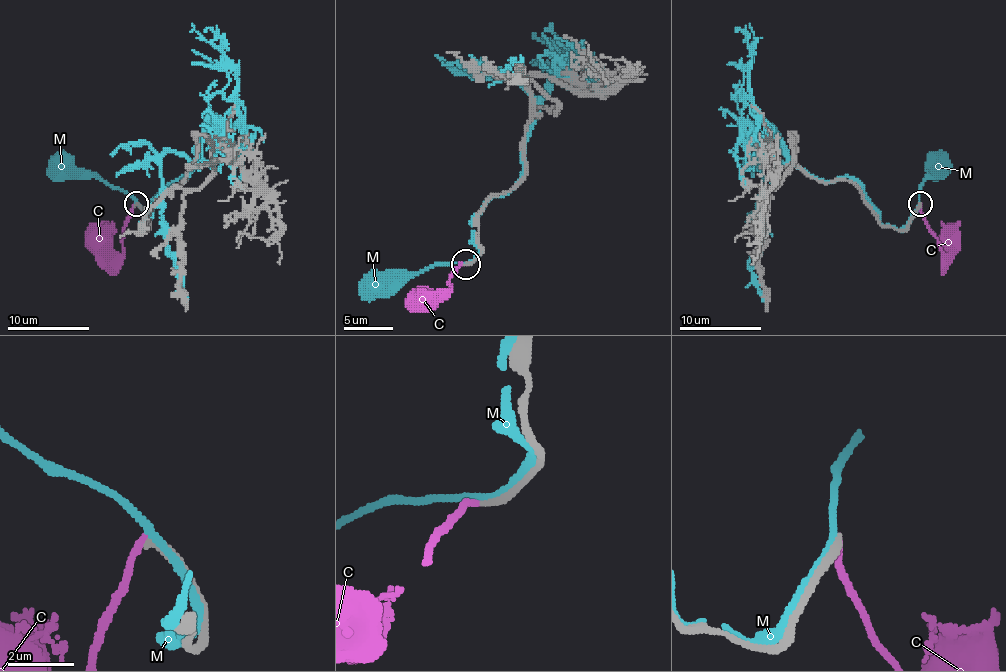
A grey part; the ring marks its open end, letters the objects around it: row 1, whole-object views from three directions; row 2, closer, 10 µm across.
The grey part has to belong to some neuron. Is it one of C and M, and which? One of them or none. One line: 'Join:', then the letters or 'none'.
Join: C

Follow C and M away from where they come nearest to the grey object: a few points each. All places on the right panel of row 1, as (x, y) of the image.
C: (921, 205), (931, 233), (945, 254), (951, 250), (947, 240), (951, 223)
M: (915, 213), (900, 229), (884, 225), (853, 178), (821, 180), (763, 152), (763, 242), (749, 260), (763, 301)

